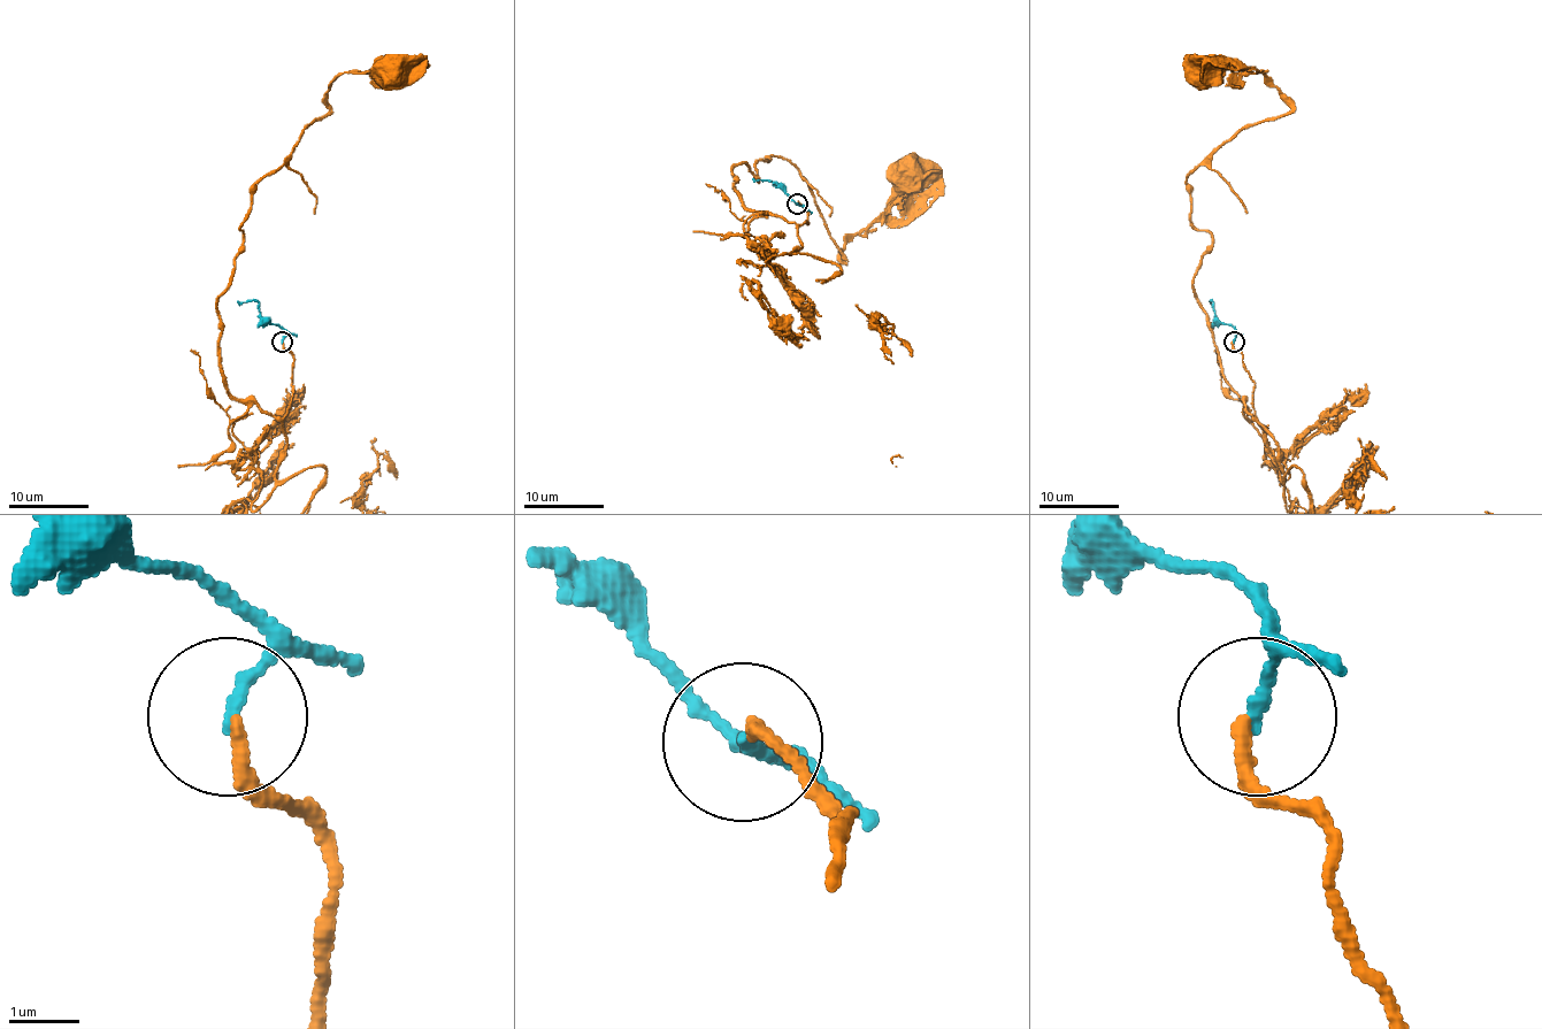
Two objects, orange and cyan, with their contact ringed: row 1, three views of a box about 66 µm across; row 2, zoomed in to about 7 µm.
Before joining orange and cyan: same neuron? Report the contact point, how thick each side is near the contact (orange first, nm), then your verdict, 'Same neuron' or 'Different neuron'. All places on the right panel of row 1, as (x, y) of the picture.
Place: (1234, 342). Thickness 200 nm (orange) against 170 nm. Same neuron

